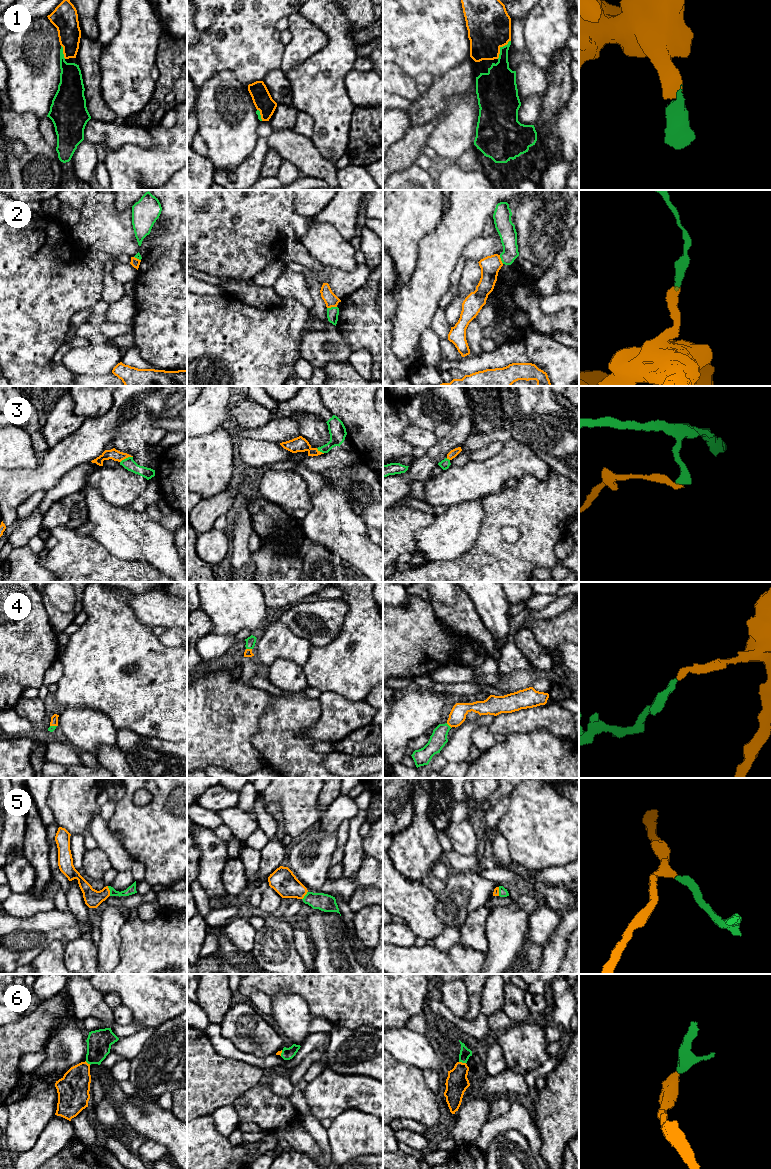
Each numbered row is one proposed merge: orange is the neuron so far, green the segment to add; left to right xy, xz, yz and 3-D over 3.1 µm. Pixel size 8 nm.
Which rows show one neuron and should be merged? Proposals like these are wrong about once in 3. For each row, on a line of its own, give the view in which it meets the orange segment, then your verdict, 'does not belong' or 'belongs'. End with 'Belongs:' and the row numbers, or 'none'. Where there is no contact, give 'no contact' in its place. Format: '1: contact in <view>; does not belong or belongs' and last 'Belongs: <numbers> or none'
1: contact in yz; belongs
2: contact in xz; does not belong
3: contact in xy; does not belong
4: contact in xz; belongs
5: contact in xy; belongs
6: contact in yz; belongs
Belongs: 1, 4, 5, 6

